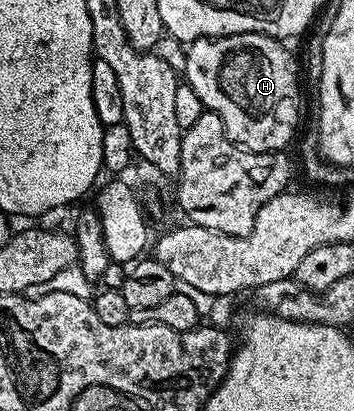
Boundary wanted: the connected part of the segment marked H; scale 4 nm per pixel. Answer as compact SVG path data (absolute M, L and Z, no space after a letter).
M229 34L223 38L198 38L195 42L189 43L185 47L186 66L184 69L184 82L200 96L203 107L211 114L218 114L224 124L226 134L234 143L243 150L257 150L259 152L282 152L287 149L286 145L294 138L294 133L298 130L298 121L302 118L302 90L298 87L298 74L300 78L300 62L293 58L285 50L283 43L277 38L269 38L267 34Z

